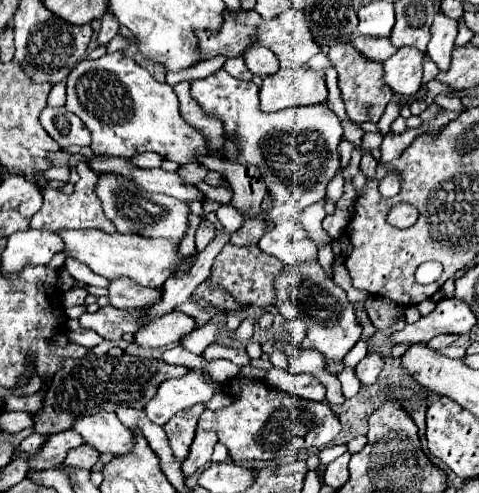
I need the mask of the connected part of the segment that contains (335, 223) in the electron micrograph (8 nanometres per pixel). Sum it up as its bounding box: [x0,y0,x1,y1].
[322,209,350,239]

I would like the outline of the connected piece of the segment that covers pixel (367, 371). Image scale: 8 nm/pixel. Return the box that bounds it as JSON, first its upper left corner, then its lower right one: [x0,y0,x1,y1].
[356,351,384,385]

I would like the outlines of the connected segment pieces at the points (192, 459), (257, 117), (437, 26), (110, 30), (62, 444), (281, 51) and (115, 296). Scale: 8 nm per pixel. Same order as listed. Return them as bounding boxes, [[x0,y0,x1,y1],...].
[[182,431,218,475],[190,71,342,263],[428,13,458,73],[98,15,118,45],[30,429,84,469],[196,9,322,67],[108,277,162,309]]

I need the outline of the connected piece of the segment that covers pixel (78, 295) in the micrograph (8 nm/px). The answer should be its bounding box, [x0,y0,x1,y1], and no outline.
[62,289,86,307]

